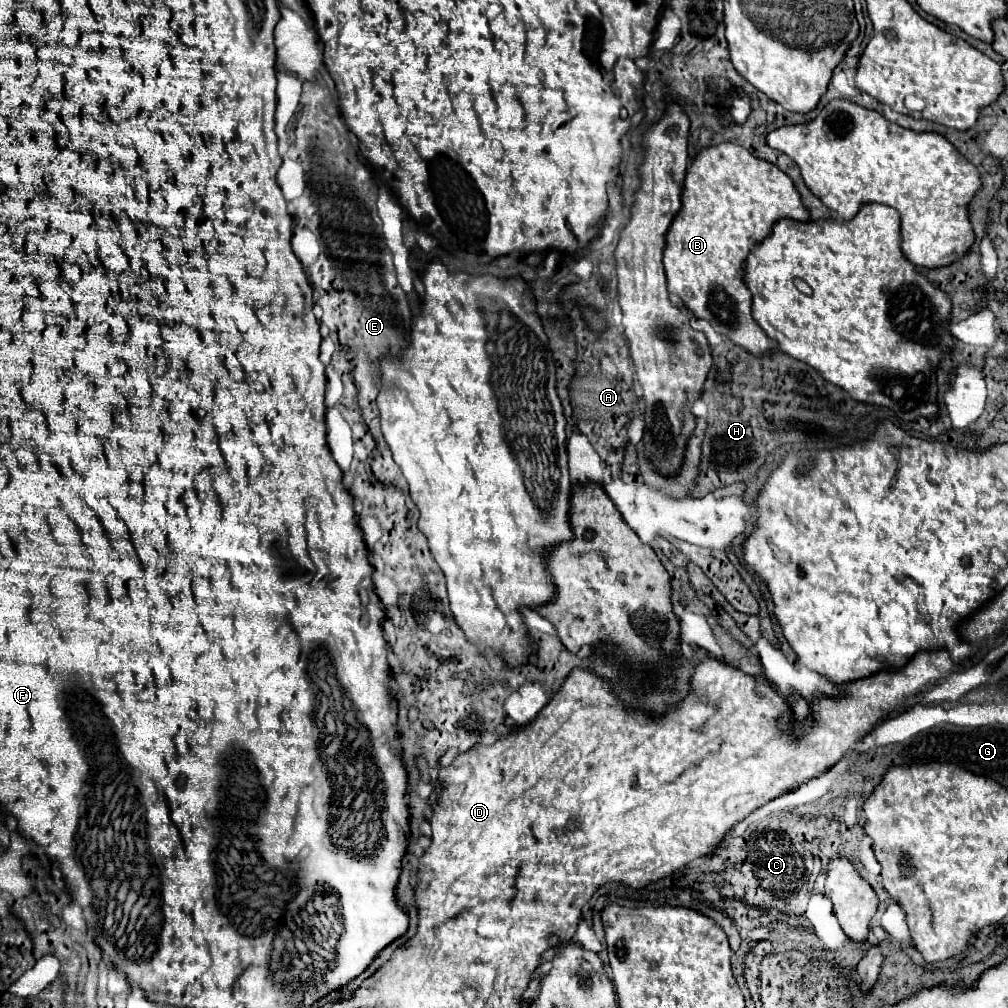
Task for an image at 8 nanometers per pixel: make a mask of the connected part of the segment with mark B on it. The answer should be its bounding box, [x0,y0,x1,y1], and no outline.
[663,142,809,356]

